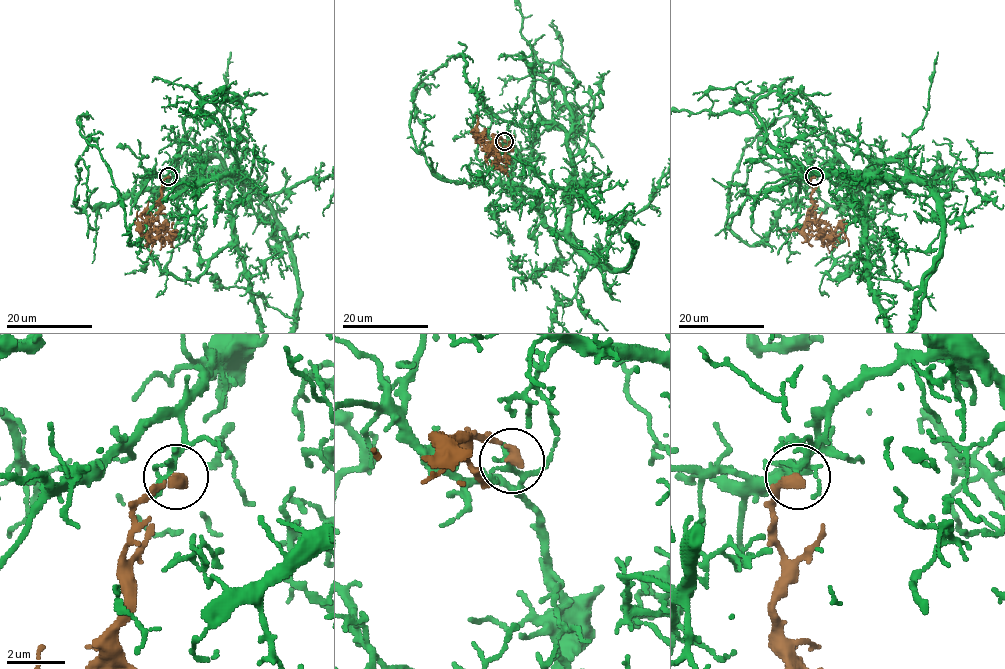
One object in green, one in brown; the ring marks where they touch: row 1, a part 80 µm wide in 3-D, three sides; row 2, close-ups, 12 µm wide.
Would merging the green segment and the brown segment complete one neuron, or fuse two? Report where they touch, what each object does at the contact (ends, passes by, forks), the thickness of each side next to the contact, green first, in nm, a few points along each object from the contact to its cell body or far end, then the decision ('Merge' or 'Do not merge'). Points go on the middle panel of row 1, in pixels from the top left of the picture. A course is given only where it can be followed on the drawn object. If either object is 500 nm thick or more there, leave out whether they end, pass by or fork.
Place: (504, 141). At the ring green passes by. At the ring brown ends. Thickness 190 nm (green) against 360 nm. Course of green: (503, 141), (551, 229), (611, 268), (635, 252), (600, 234), (582, 300). Course of brown: (504, 141), (497, 140), (499, 137), (496, 135), (494, 138), (500, 147), (497, 162), (509, 176). Do not merge

